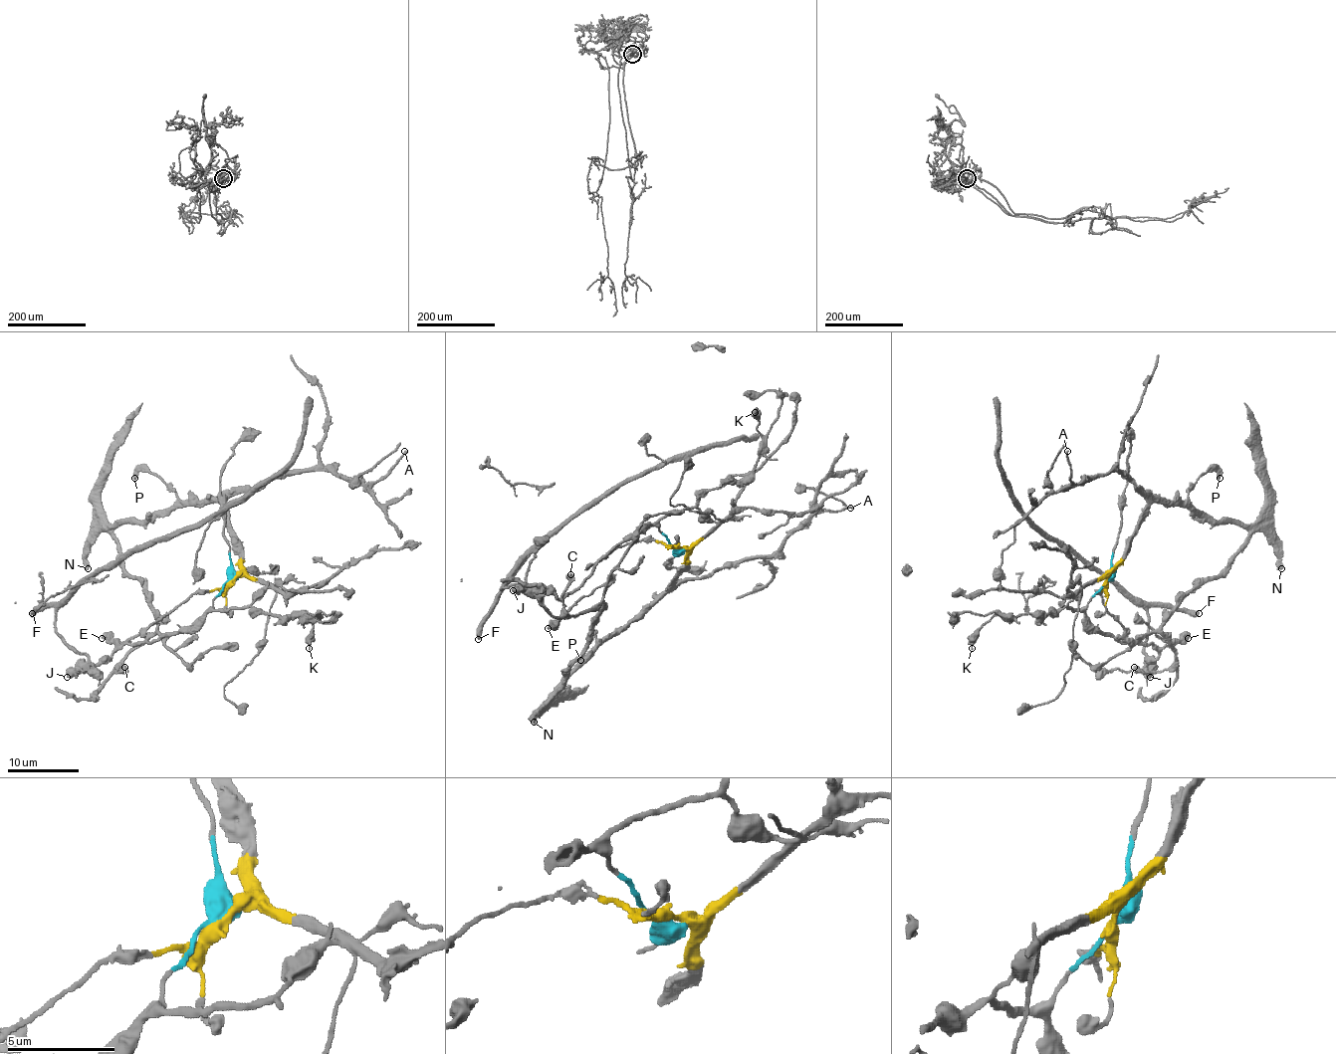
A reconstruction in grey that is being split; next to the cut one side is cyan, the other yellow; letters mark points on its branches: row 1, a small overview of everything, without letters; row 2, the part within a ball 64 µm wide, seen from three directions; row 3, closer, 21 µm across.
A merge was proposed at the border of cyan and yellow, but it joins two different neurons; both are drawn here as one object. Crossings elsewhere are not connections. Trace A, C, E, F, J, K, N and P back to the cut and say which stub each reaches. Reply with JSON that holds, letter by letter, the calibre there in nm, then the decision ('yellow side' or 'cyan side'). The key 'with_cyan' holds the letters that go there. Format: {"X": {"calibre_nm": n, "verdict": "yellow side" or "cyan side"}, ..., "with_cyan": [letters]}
{"A": {"calibre_nm": 220, "verdict": "yellow side"}, "C": {"calibre_nm": 550, "verdict": "yellow side"}, "E": {"calibre_nm": 480, "verdict": "cyan side"}, "F": {"calibre_nm": 440, "verdict": "cyan side"}, "J": {"calibre_nm": 600, "verdict": "cyan side"}, "K": {"calibre_nm": 320, "verdict": "cyan side"}, "N": {"calibre_nm": 500, "verdict": "yellow side"}, "P": {"calibre_nm": 380, "verdict": "yellow side"}, "with_cyan": ["E", "F", "J", "K"]}

